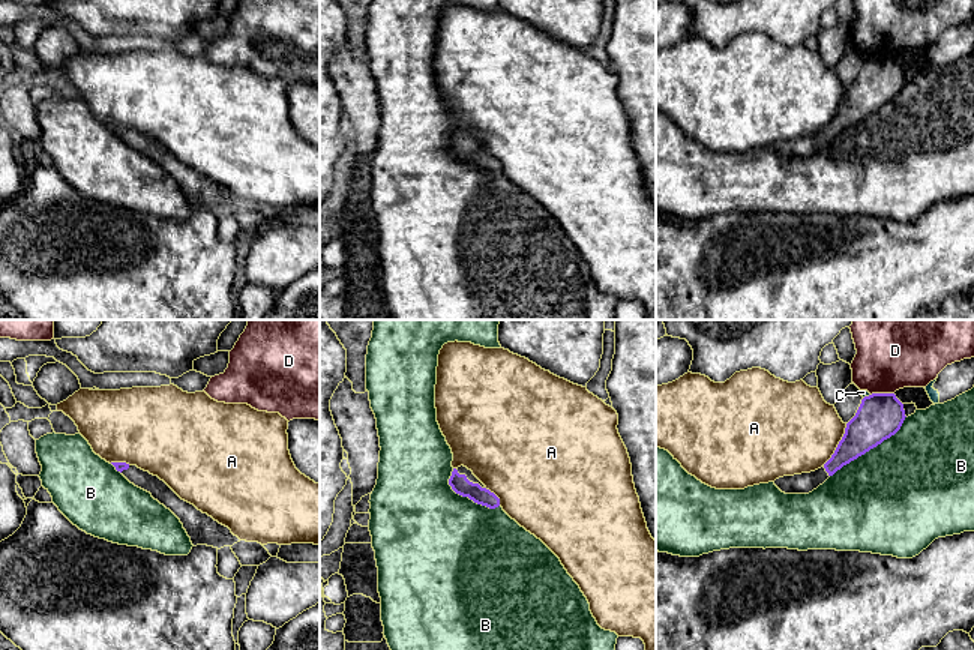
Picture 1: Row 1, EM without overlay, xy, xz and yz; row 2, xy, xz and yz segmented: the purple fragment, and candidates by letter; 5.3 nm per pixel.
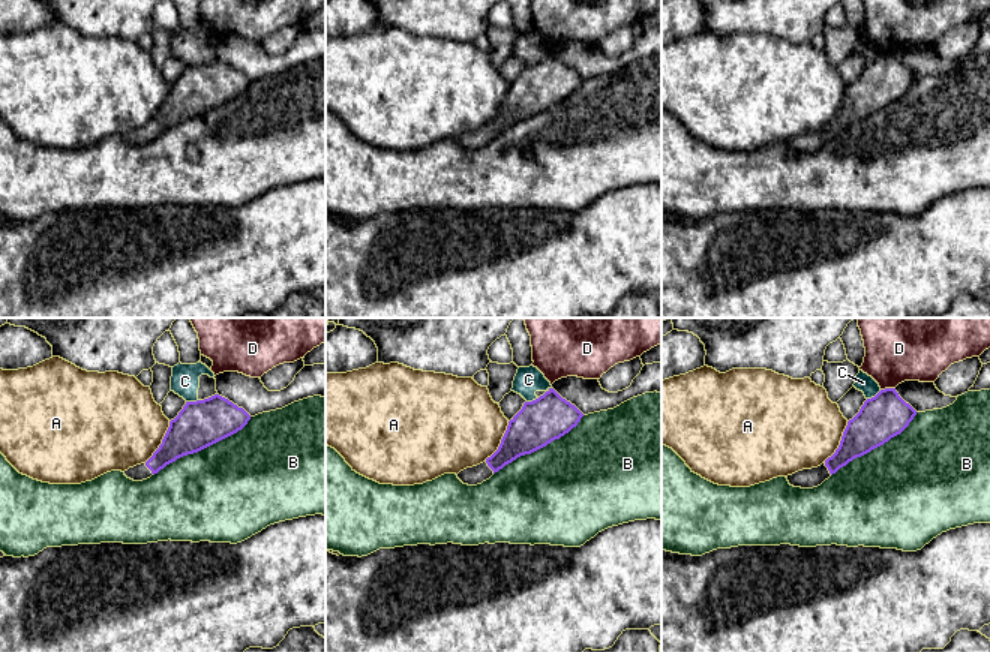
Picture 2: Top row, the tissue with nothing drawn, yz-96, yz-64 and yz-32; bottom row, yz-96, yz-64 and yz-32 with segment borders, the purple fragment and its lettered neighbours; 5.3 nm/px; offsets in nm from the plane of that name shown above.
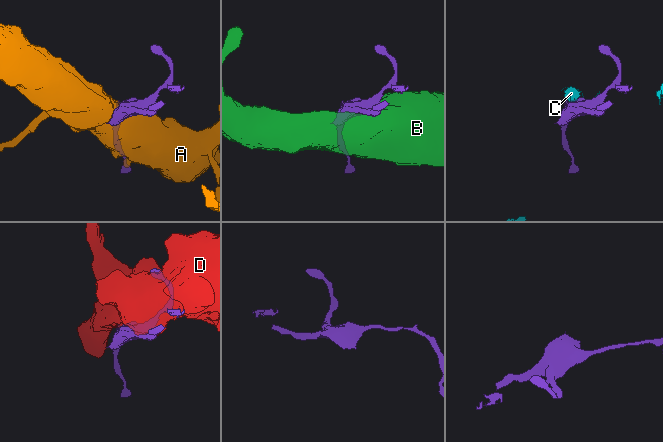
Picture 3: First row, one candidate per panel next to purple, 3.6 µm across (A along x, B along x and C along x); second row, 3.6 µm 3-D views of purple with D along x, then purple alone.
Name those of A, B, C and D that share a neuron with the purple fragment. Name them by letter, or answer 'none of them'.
none of them

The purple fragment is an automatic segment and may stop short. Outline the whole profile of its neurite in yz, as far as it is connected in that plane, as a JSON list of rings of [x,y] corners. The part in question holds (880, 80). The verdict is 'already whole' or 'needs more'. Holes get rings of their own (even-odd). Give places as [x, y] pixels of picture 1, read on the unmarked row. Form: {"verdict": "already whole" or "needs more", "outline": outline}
{"verdict": "needs more", "outline": [[[894,57],[864,60],[855,80],[846,87],[845,98],[834,117],[821,132],[779,141],[774,149],[785,158],[812,156],[843,129],[894,99],[905,81],[903,68]]]}

